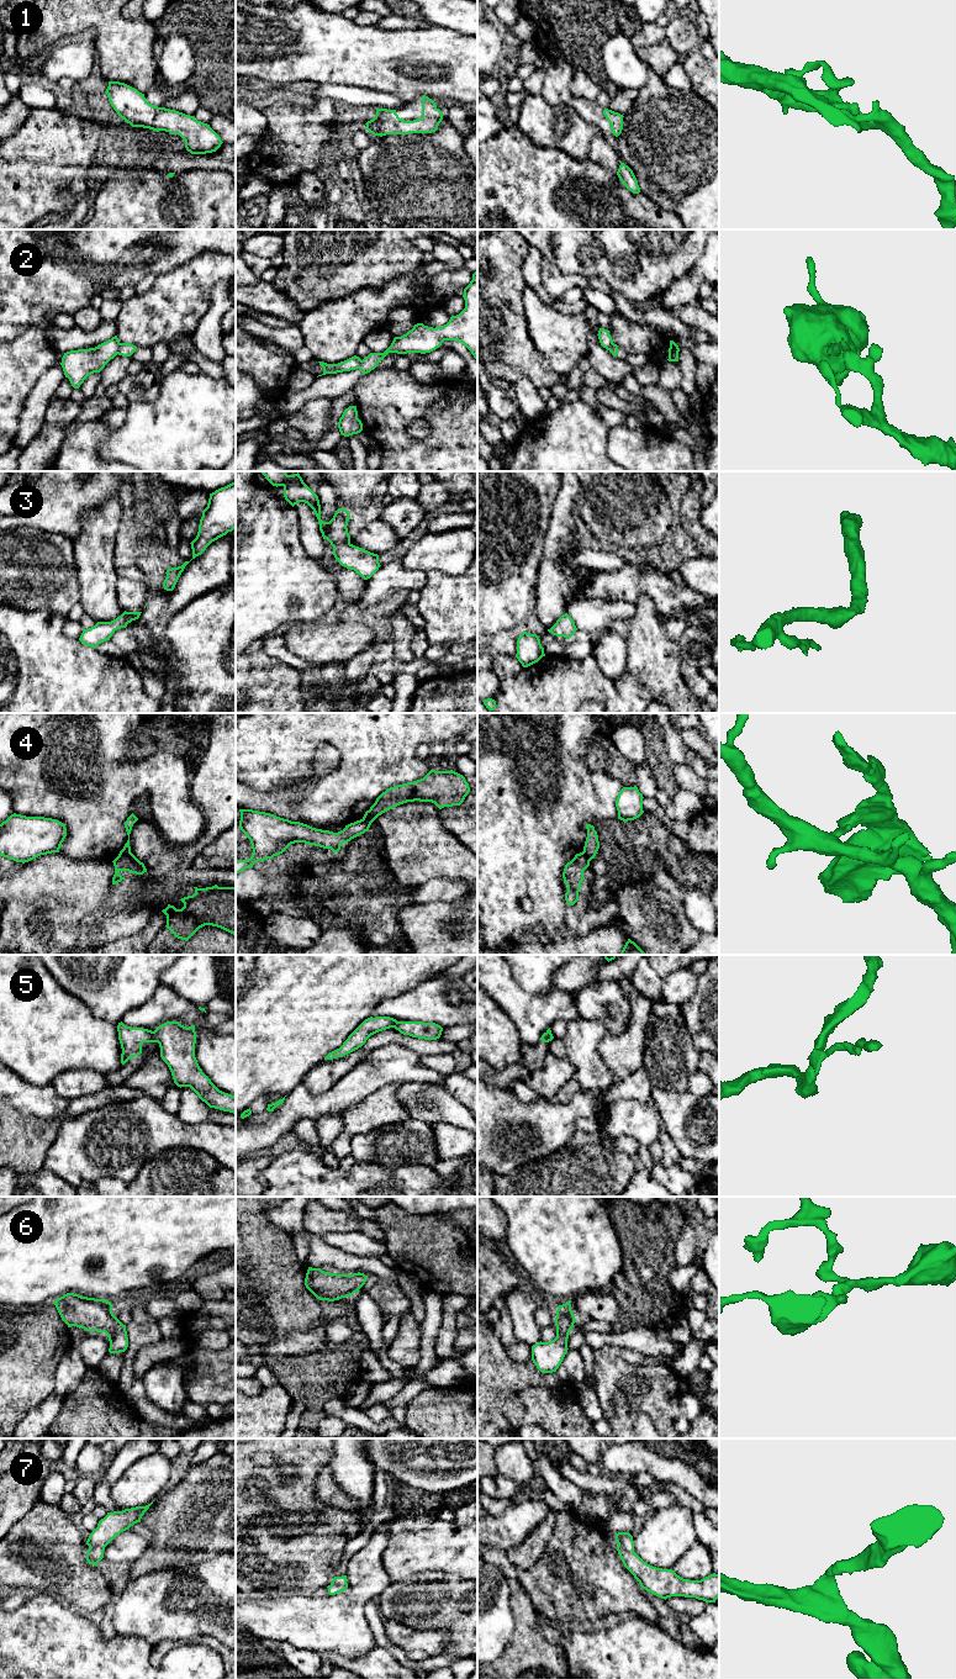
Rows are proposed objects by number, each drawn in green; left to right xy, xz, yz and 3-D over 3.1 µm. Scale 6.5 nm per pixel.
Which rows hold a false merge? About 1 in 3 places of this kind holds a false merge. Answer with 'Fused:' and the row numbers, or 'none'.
Fused: 2, 4, 5

